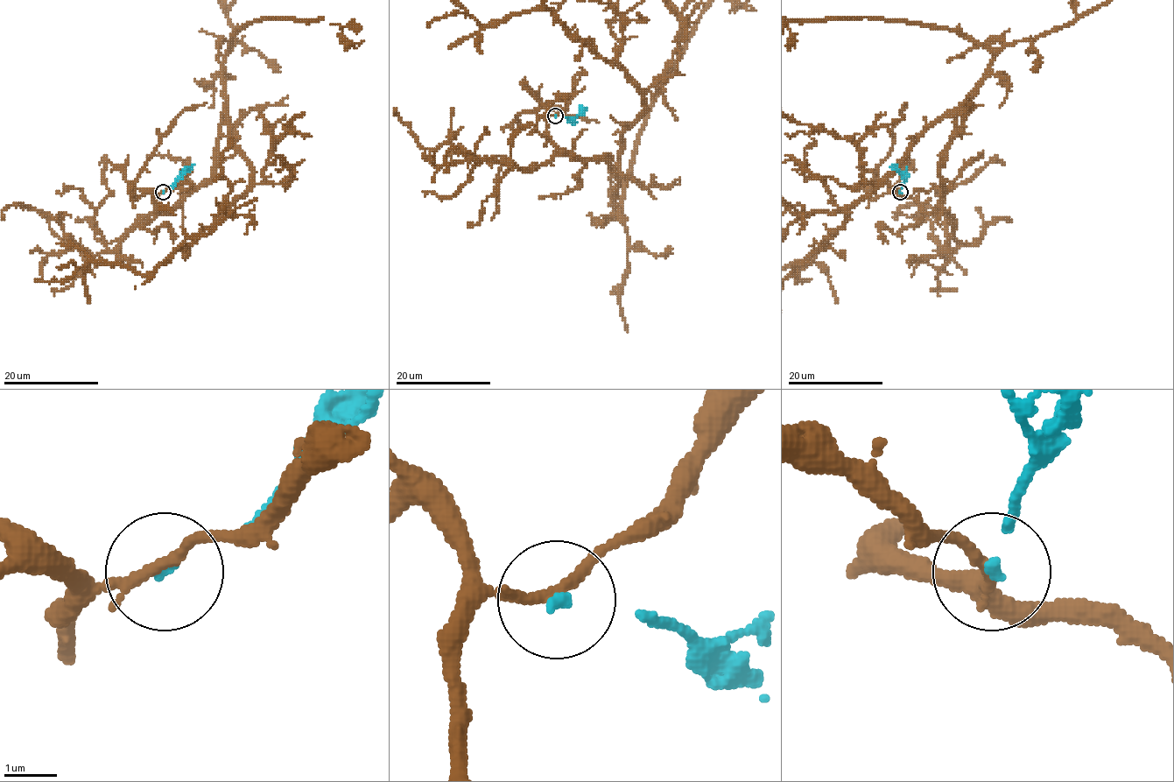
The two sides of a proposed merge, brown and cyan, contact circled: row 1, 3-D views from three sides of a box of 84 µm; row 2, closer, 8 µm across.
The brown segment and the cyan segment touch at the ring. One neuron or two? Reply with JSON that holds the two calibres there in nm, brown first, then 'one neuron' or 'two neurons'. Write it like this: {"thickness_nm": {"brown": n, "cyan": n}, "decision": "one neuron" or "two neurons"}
{"thickness_nm": {"brown": 200, "cyan": 150}, "decision": "two neurons"}

